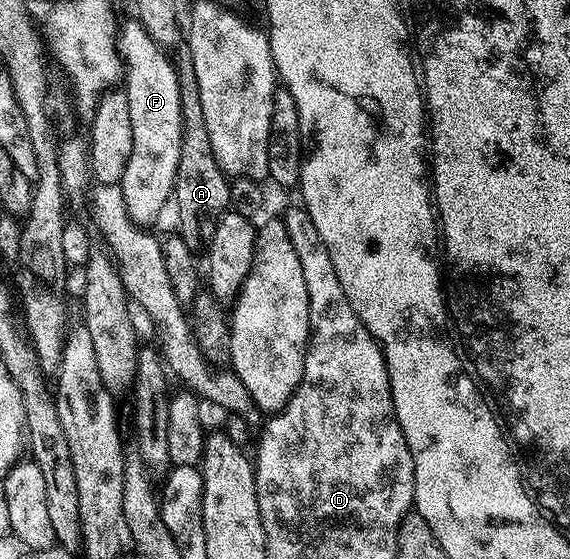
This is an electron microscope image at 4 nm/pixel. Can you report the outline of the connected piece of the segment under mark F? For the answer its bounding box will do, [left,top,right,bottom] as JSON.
[117,19,181,223]

